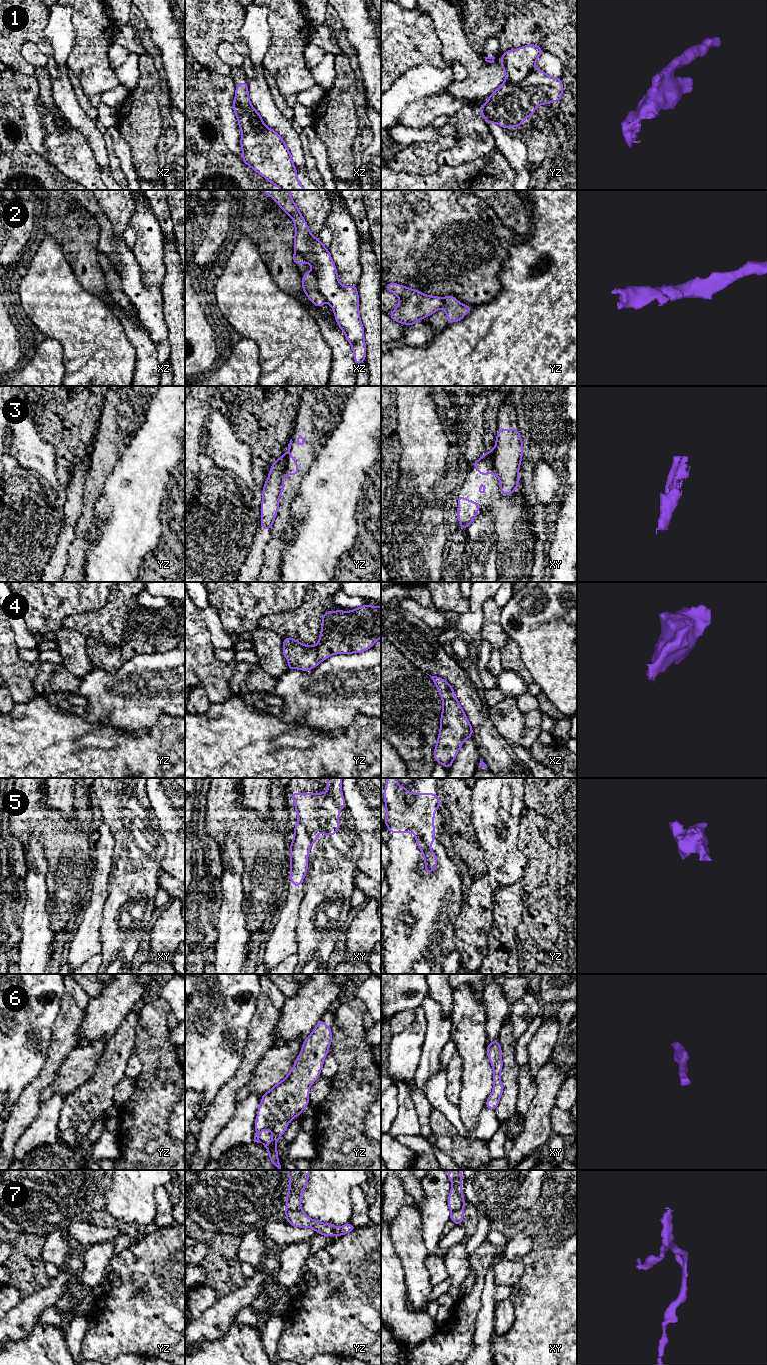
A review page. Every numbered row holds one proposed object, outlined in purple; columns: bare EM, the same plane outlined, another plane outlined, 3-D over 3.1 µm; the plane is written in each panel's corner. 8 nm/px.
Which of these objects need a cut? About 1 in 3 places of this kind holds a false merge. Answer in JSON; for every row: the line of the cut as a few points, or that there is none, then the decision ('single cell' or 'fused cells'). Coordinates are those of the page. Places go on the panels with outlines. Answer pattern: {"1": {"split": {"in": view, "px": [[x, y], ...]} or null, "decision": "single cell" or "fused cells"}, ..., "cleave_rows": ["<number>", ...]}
{"1": {"split": {"in": "xz", "px": [[235, 96], [240, 106], [251, 115]]}, "decision": "fused cells"}, "2": {"split": {"in": "xz", "px": [[313, 270], [317, 280], [317, 288], [326, 300]]}, "decision": "fused cells"}, "3": {"split": {"in": "yz", "px": [[288, 451], [287, 466], [284, 473]]}, "decision": "fused cells"}, "4": {"split": null, "decision": "single cell"}, "5": {"split": {"in": "xy", "px": [[299, 820], [311, 842]]}, "decision": "fused cells"}, "6": {"split": null, "decision": "single cell"}, "7": {"split": {"in": "yz", "px": [[286, 1207], [292, 1209], [300, 1208]]}, "decision": "fused cells"}, "cleave_rows": ["1", "2", "3", "5", "7"]}

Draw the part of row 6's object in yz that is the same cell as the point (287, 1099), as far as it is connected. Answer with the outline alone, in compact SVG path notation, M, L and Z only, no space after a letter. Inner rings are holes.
M319 1020L310 1036L304 1040L294 1067L286 1078L262 1095L253 1141L262 1143L259 1133L266 1129L272 1132L271 1142L262 1144L269 1152L271 1163L278 1169L281 1169L281 1165L276 1142L284 1134L288 1123L308 1106L309 1088L320 1076L331 1041L331 1027Z

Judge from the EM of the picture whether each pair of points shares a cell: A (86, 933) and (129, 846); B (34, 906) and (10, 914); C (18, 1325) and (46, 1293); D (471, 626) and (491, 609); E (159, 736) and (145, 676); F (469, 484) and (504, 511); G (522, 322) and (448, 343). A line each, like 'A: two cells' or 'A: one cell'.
A: two cells
B: two cells
C: one cell
D: two cells
E: two cells
F: one cell
G: one cell

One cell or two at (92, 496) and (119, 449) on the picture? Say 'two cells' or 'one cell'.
one cell

